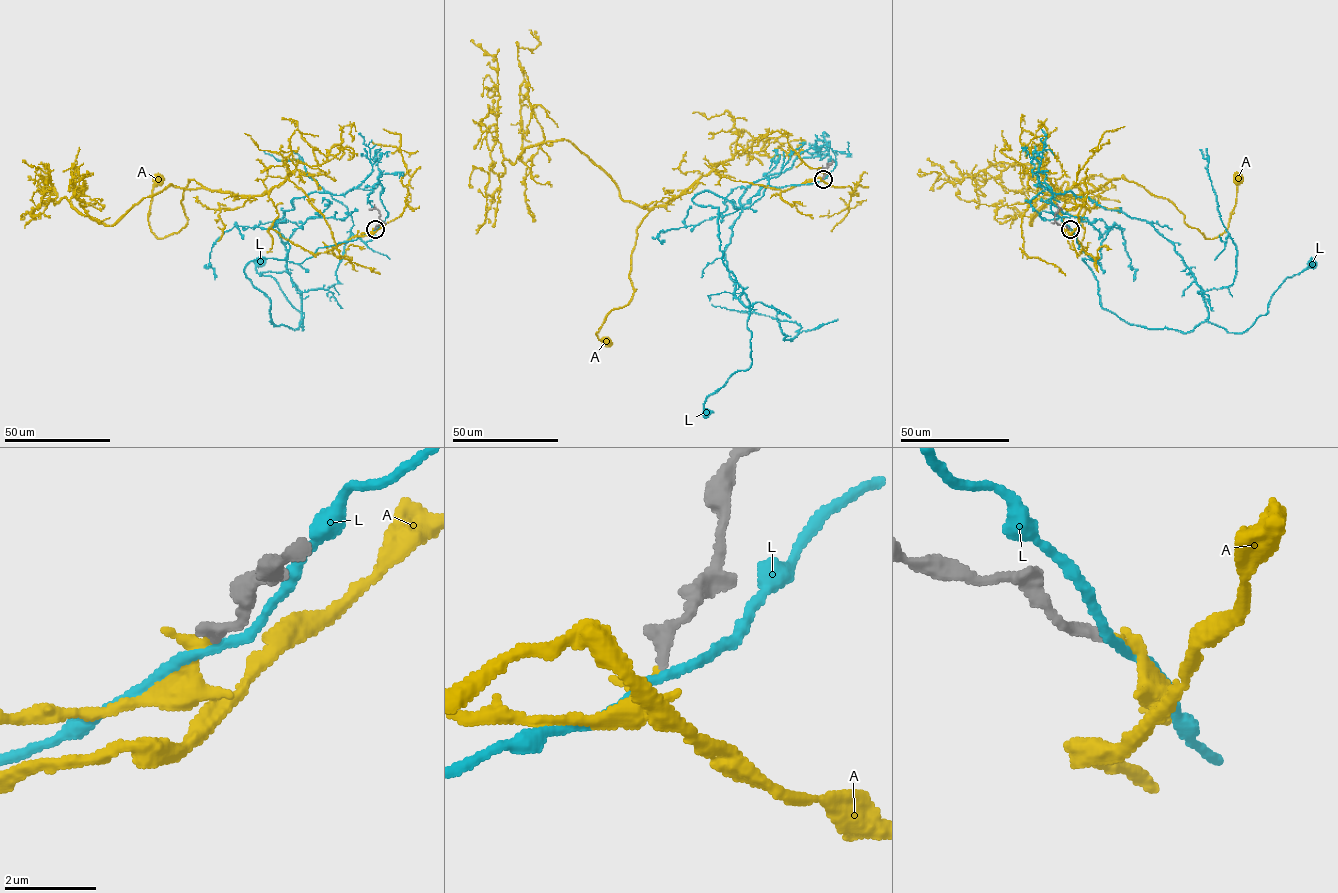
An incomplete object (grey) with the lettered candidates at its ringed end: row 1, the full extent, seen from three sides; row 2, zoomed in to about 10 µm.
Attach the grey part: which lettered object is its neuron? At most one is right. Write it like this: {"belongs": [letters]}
{"belongs": ["A"]}

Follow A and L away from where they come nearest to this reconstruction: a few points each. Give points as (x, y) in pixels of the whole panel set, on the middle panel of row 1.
A: (823, 179), (781, 191), (721, 177), (719, 162), (656, 205), (637, 228), (631, 300), (596, 332), (605, 342)
L: (823, 179), (767, 186), (741, 208), (692, 199), (719, 208), (751, 333), (751, 366), (705, 413)

